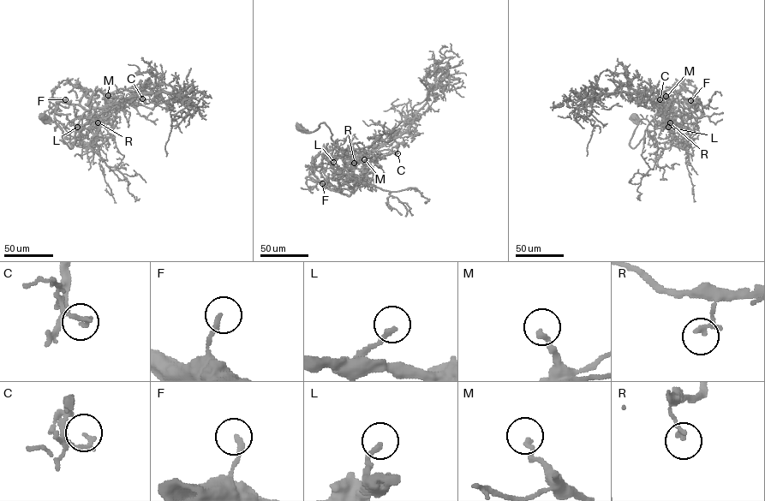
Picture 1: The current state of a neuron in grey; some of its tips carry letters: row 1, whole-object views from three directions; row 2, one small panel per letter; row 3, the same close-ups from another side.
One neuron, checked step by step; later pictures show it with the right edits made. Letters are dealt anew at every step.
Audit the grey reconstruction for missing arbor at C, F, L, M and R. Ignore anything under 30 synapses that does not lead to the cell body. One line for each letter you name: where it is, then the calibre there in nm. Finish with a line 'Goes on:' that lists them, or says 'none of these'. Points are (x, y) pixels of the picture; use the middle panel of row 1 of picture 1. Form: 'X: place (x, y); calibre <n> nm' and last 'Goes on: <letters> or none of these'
M: place (364, 159); calibre 190 nm
Goes on: M

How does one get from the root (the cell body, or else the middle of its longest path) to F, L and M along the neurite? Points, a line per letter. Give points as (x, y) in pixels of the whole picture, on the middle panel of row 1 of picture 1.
F: (300, 128), (313, 132), (324, 122), (350, 158), (342, 157), (349, 151), (361, 170), (349, 195), (322, 183)
L: (300, 128), (313, 132), (324, 122), (350, 158), (342, 157), (350, 152), (361, 180), (355, 185), (333, 162)
M: (300, 128), (313, 132), (324, 122), (331, 139), (347, 157), (359, 157), (362, 163), (364, 159)

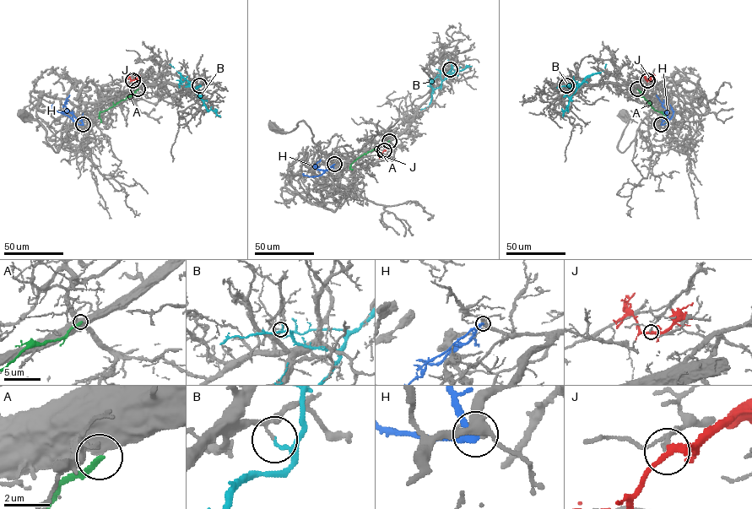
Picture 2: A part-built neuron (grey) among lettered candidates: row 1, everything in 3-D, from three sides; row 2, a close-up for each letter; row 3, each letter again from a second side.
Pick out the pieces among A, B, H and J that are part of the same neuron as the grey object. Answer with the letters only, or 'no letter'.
no letter

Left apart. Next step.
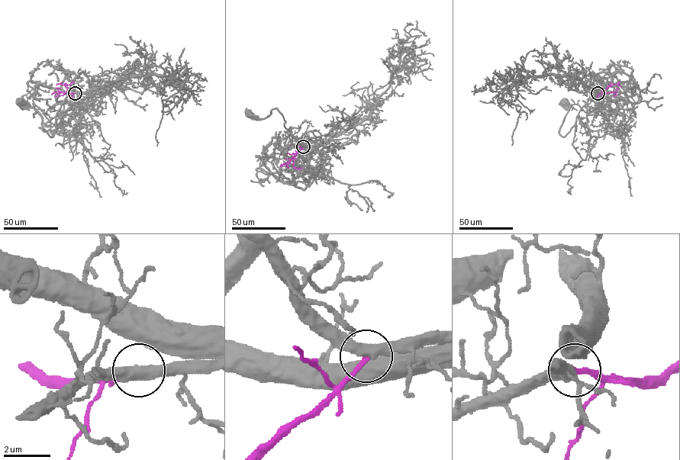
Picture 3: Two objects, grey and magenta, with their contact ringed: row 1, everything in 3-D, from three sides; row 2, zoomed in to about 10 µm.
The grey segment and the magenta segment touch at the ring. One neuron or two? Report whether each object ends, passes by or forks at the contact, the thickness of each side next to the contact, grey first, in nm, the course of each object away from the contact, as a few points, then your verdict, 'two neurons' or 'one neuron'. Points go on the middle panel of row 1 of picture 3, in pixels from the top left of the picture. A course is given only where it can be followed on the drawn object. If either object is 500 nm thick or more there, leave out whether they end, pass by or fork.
grey passes by; magenta ends there; 480 nm thick on the grey side, 200 nm on the other; grey runs (303, 147), (284, 127), (283, 117), (277, 109), (273, 108), (271, 114), (262, 119), (256, 119), (249, 114); magenta runs (303, 147), (294, 158), (293, 163), (294, 168), (302, 168); one neuron

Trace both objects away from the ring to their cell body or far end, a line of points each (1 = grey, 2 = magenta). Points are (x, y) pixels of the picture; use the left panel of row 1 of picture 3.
1: (75, 93), (66, 98), (56, 115), (56, 127), (52, 137), (42, 125), (42, 117), (33, 107), (20, 101)
2: (75, 93), (70, 93), (65, 84), (74, 82)

